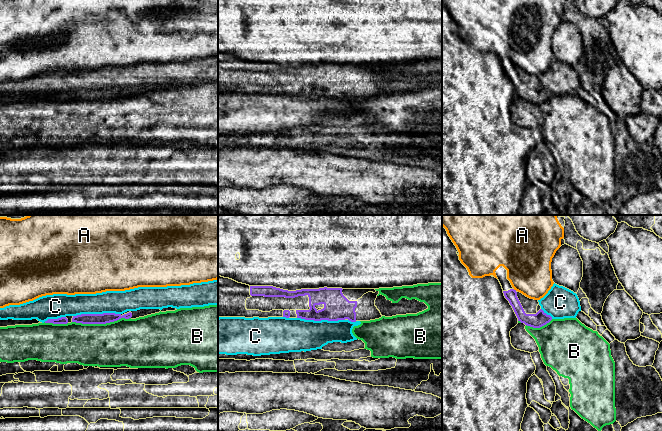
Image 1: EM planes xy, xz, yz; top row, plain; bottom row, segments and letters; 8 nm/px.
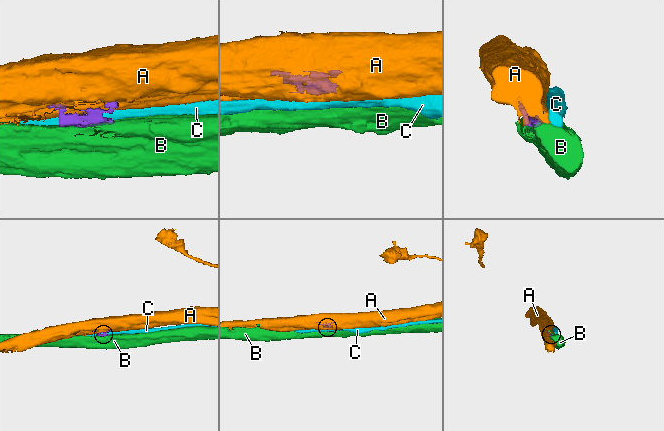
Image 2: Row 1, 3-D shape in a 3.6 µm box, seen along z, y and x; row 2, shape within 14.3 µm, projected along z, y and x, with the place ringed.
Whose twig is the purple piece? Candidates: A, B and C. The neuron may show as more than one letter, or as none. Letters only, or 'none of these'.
none of these

